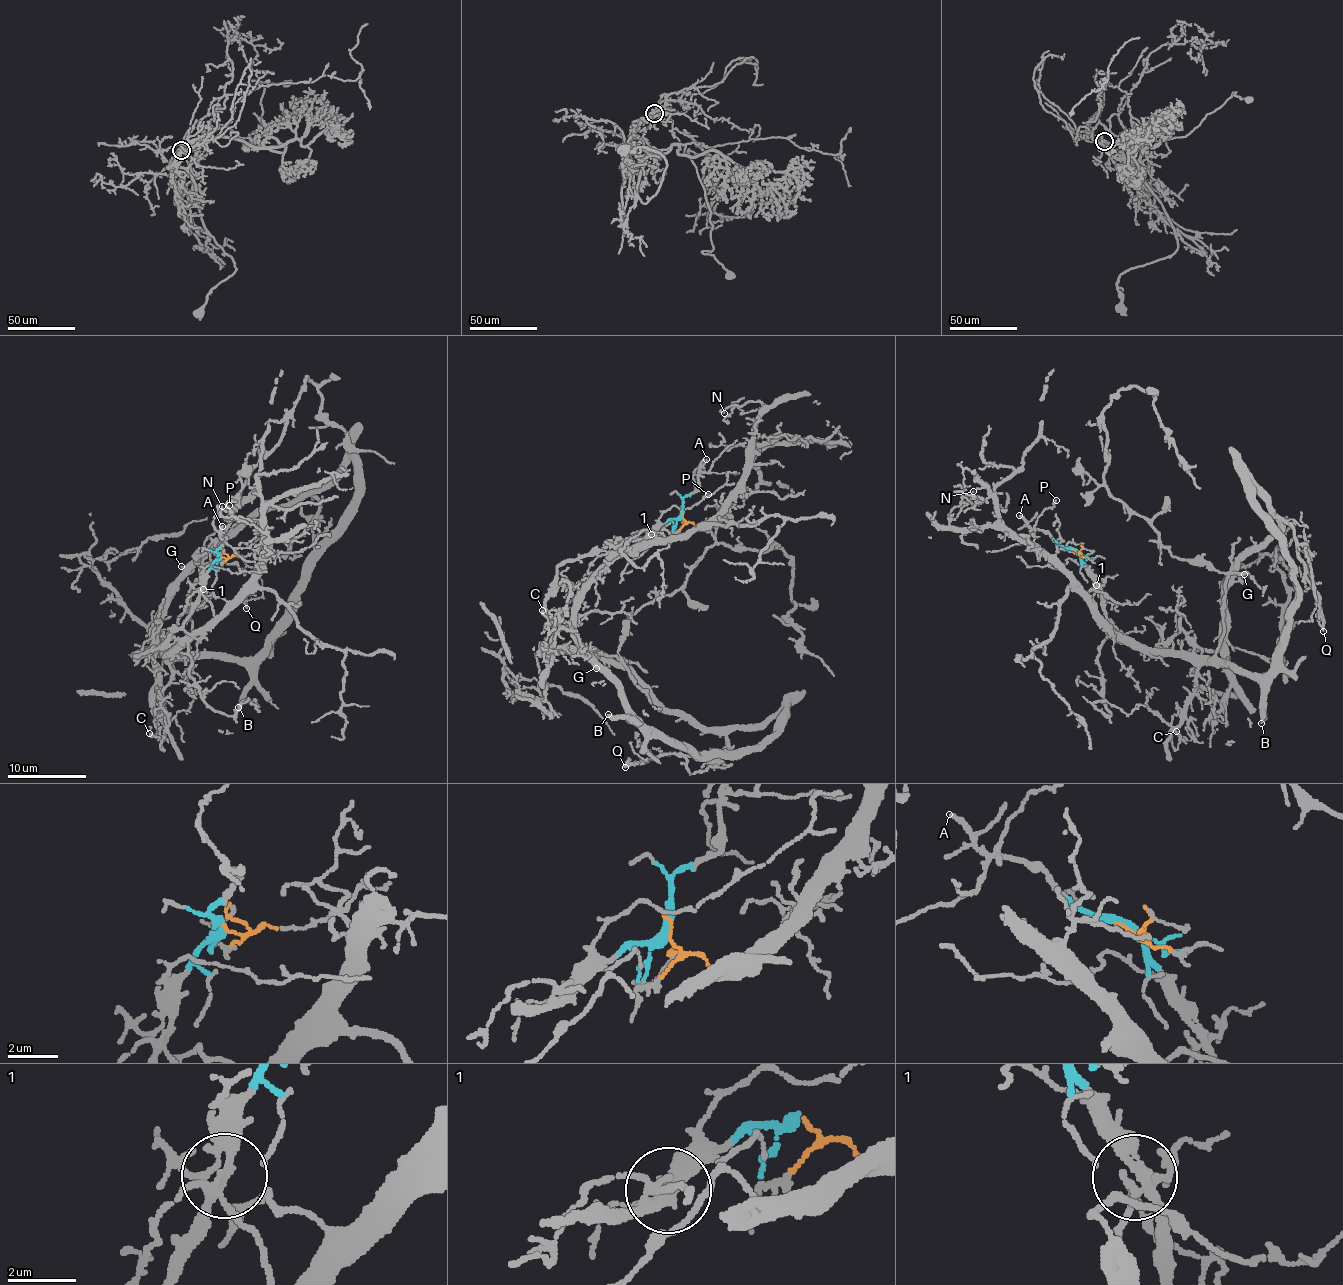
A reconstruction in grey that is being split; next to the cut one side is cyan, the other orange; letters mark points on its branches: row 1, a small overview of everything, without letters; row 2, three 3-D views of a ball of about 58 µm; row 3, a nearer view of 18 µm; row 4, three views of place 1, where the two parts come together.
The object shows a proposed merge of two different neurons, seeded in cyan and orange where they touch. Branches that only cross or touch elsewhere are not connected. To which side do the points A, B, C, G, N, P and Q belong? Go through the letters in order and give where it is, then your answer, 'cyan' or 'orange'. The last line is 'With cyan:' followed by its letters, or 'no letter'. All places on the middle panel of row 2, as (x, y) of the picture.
A: at (706, 459); cyan
B: at (608, 714); orange
C: at (542, 610); orange
G: at (596, 668); cyan
N: at (724, 413); orange
P: at (708, 494); cyan
Q: at (625, 767); cyan
With cyan: A, G, P, Q

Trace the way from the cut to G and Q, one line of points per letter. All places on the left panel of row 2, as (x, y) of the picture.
G: (220, 555), (178, 628), (157, 648), (133, 656), (156, 640), (156, 613), (190, 572), (180, 565)
Q: (220, 555), (187, 619), (133, 656), (156, 640), (166, 591), (252, 516), (317, 498), (246, 608)

